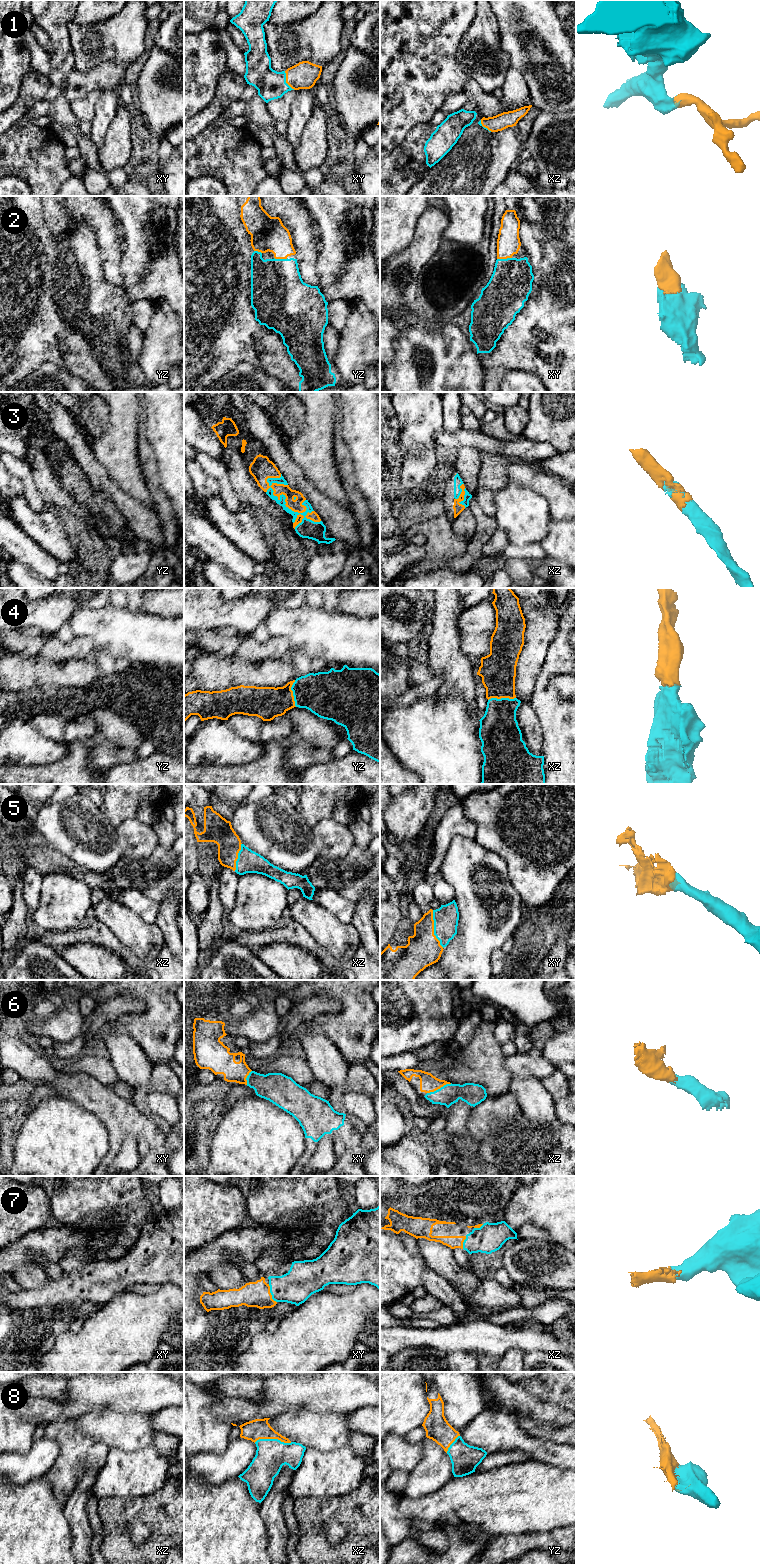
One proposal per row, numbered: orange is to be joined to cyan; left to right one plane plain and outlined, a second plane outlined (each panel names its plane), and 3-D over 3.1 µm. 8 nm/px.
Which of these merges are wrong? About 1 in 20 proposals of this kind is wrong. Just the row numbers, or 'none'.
none

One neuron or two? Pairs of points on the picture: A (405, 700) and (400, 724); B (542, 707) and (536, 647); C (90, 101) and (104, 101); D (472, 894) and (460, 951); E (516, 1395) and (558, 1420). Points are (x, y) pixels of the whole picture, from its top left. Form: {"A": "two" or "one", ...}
{"A": "two", "B": "two", "C": "two", "D": "one", "E": "one"}

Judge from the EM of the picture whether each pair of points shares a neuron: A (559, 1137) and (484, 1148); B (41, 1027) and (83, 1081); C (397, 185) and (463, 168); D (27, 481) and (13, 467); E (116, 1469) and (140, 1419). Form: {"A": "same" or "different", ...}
{"A": "same", "B": "different", "C": "different", "D": "same", "E": "different"}

